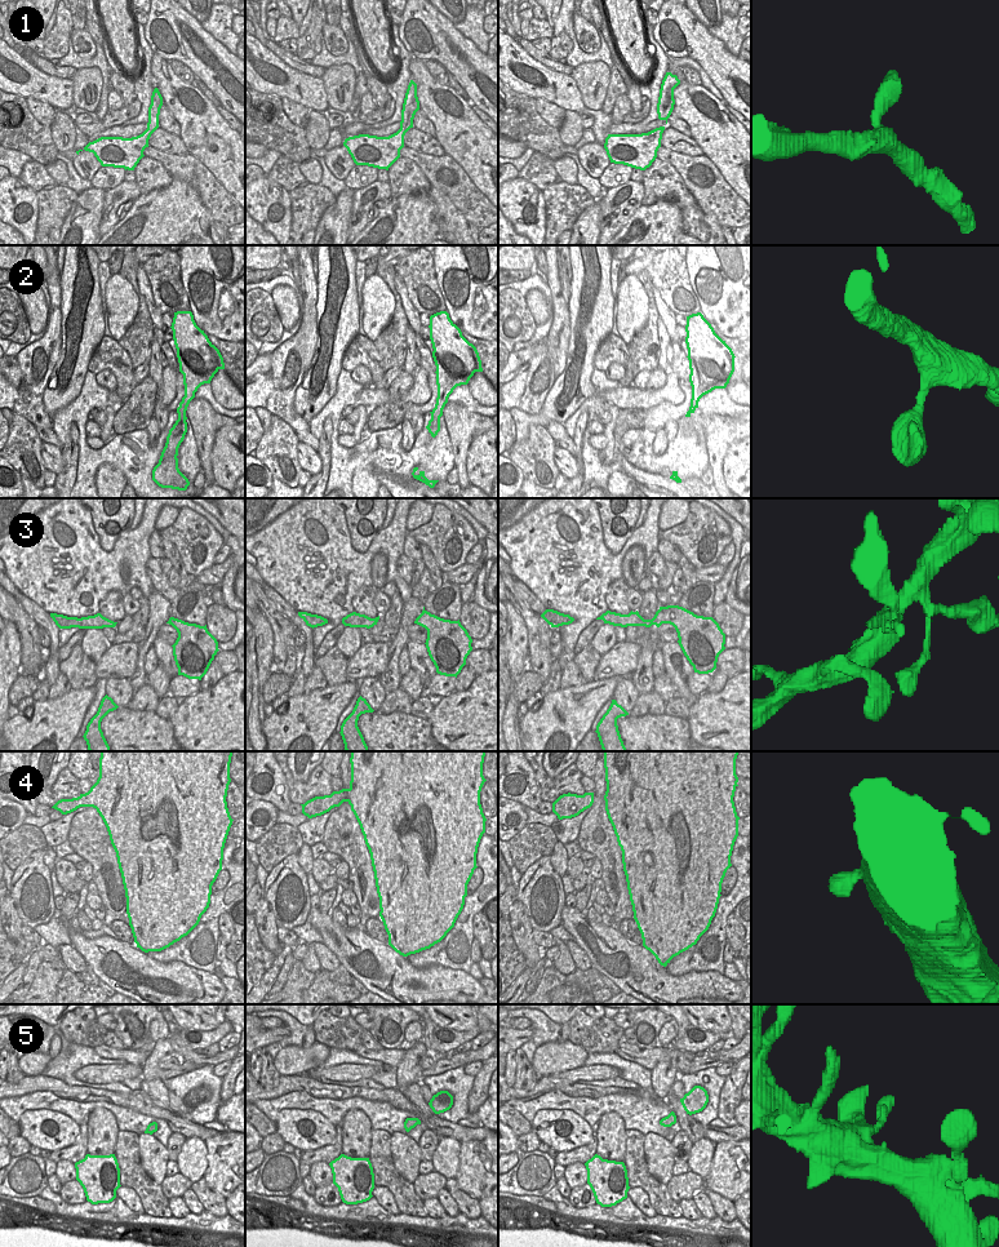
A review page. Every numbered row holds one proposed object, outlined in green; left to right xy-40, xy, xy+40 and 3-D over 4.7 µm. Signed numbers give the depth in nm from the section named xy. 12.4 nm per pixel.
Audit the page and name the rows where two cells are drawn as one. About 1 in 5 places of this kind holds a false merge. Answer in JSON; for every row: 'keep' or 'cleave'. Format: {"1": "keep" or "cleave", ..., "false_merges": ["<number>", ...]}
{"1": "keep", "2": "keep", "3": "cleave", "4": "keep", "5": "keep", "false_merges": ["3"]}

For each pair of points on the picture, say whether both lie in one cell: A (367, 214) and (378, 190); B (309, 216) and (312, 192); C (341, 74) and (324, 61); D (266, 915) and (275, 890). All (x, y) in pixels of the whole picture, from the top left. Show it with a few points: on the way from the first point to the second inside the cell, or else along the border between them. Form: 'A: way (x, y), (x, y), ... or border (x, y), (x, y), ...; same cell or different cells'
A: way (365, 205), (362, 195), (371, 187); same cell
B: way (309, 211), (309, 203), (312, 198); same cell
C: border (325, 69), (333, 65), (350, 65), (356, 76); different cells
D: border (263, 896), (271, 908), (278, 926); different cells

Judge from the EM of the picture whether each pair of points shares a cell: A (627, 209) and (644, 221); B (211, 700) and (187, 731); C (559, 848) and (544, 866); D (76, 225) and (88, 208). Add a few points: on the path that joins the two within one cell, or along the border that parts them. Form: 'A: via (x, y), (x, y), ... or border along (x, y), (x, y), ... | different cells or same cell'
A: border along (642, 204), (618, 231) | different cells
B: via (211, 708), (195, 723) | same cell
C: border along (549, 856), (551, 868), (560, 877) | different cells
D: via (80, 221), (85, 212) | same cell

